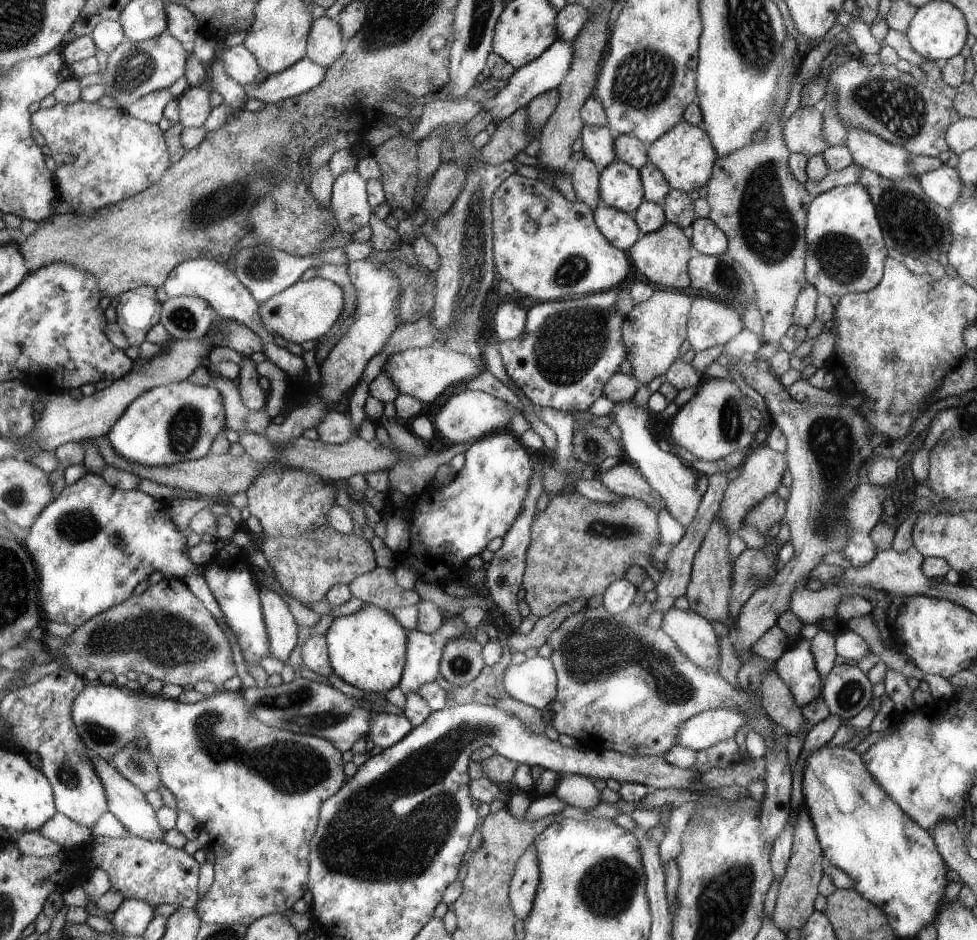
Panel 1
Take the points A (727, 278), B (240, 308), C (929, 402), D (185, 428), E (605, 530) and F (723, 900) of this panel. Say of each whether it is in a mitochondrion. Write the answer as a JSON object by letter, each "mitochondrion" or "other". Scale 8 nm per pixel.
{"A":"mitochondrion","B":"other","C":"other","D":"mitochondrion","E":"mitochondrion","F":"mitochondrion"}

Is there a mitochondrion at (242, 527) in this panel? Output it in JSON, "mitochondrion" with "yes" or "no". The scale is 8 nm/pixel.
{"mitochondrion":"no"}

